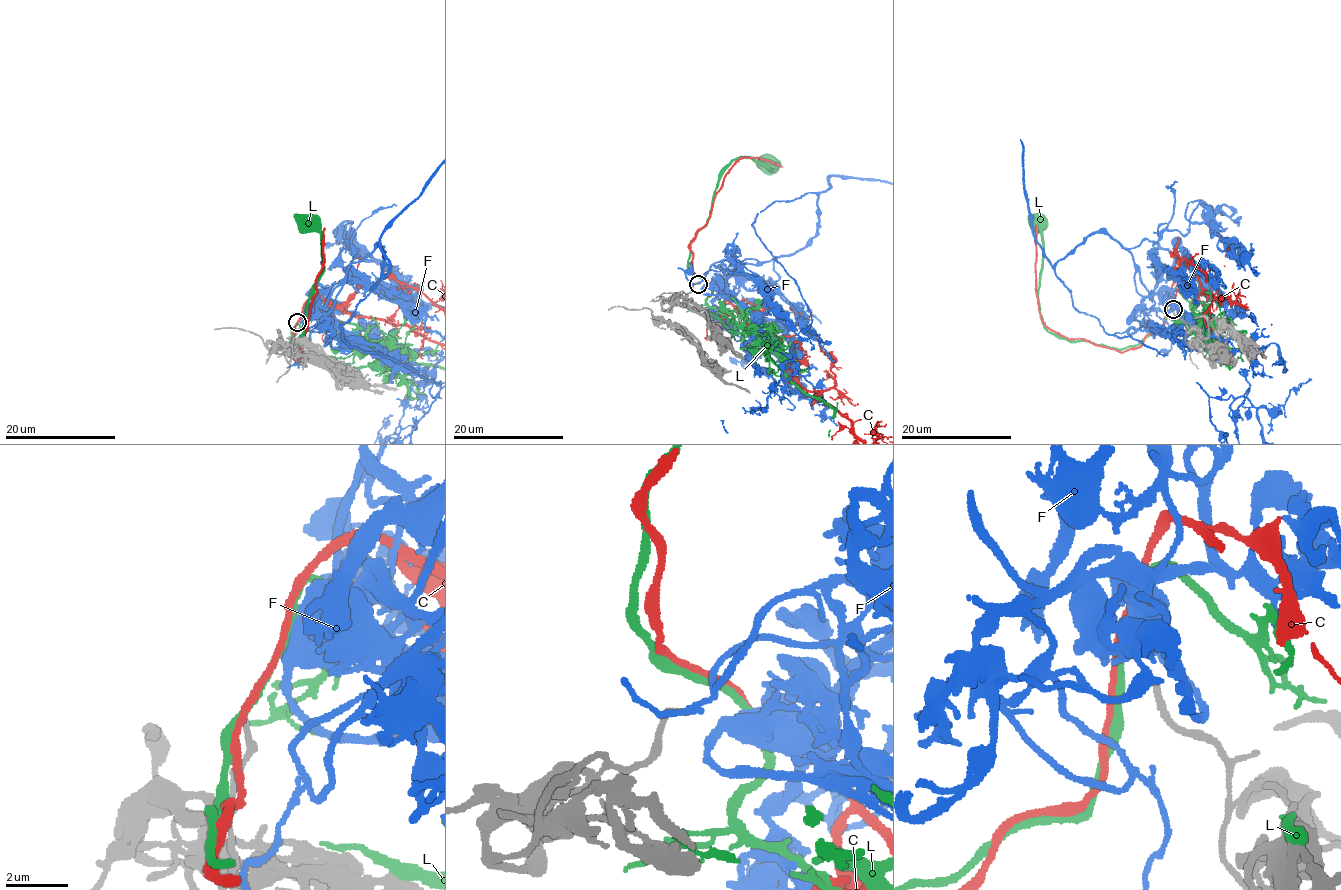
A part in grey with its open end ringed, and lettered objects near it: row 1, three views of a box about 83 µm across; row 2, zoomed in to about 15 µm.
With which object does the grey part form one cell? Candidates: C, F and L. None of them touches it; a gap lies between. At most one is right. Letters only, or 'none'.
F

